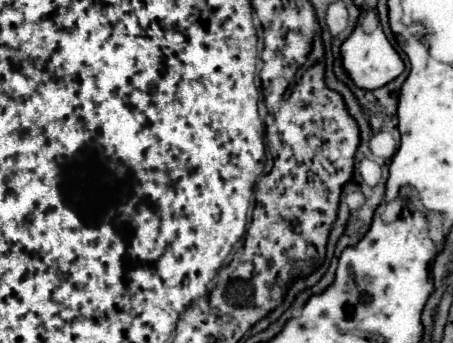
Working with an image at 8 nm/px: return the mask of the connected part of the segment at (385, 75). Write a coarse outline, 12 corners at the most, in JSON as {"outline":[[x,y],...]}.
{"outline":[[362,20],[342,44],[344,70],[366,90],[404,70],[382,28]]}

